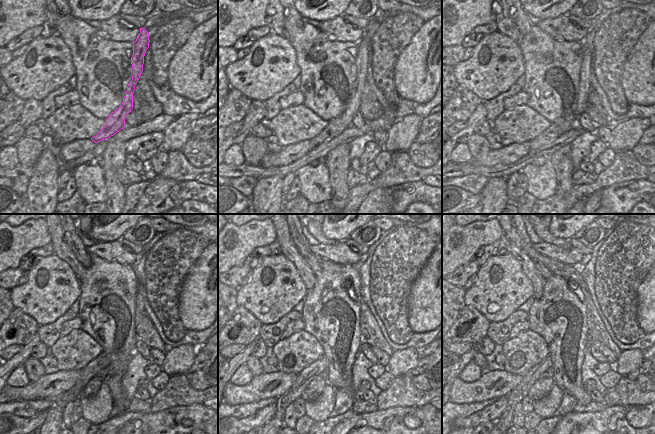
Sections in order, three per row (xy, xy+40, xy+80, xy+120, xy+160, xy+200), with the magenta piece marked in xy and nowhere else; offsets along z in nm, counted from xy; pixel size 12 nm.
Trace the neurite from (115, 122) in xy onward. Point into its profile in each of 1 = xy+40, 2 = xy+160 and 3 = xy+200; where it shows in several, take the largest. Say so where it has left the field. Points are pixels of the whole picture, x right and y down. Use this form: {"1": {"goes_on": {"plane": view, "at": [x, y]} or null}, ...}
{"1": {"goes_on": {"plane": "xy+40", "at": [336, 125]}}, "2": {"goes_on": {"plane": "xy+160", "at": [319, 366]}}, "3": {"goes_on": {"plane": "xy+200", "at": [515, 397]}}}

